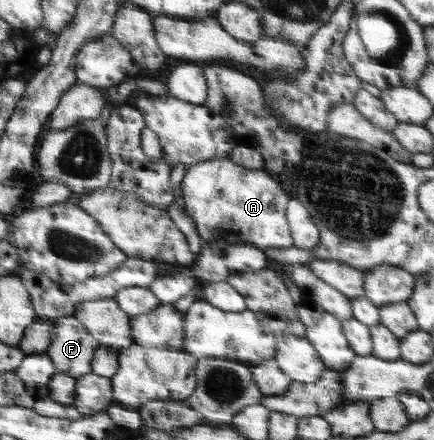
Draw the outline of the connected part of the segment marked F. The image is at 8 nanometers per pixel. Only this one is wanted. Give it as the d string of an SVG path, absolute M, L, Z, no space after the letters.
M68 316L54 319L50 347L44 353L58 373L66 373L77 380L93 372L90 364L101 346L78 319Z

